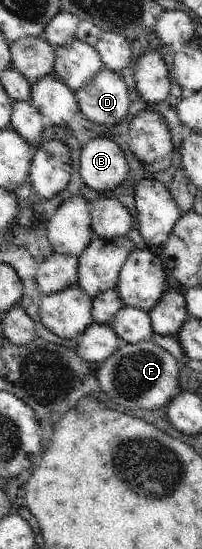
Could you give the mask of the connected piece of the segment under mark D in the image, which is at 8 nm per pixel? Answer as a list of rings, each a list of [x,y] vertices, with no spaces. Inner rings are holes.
[[[105,66],[74,95],[79,111],[98,125],[118,125],[131,105],[122,73]]]

